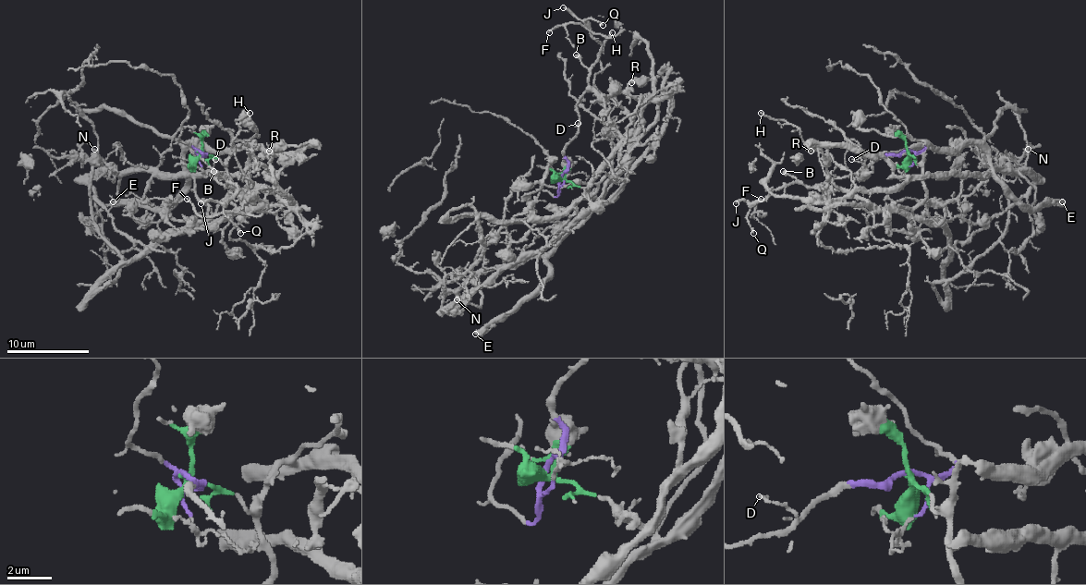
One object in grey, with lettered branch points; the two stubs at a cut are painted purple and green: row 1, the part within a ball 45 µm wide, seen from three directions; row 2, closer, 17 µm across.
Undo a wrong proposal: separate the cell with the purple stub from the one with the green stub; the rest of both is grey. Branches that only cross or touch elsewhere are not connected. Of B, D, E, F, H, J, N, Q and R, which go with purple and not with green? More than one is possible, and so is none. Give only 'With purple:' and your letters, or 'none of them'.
With purple: B, D, F, H, J, Q

